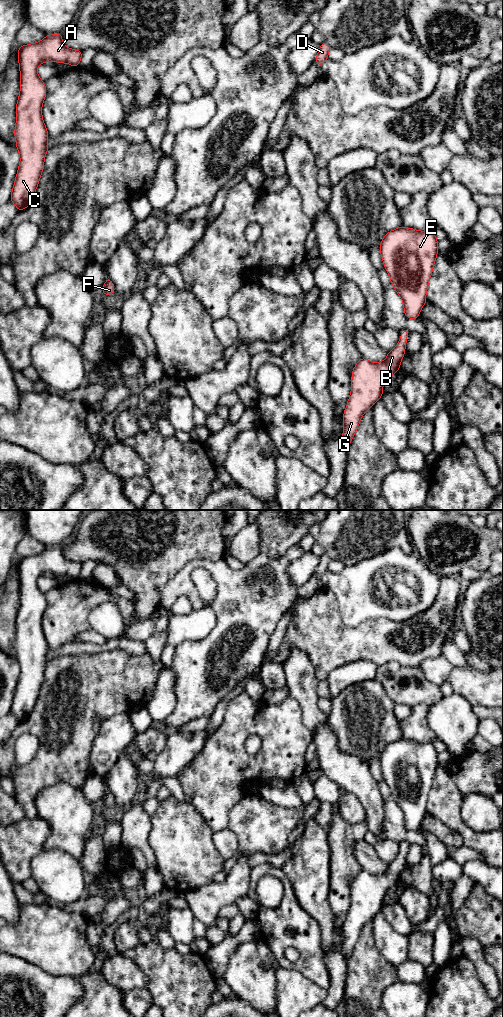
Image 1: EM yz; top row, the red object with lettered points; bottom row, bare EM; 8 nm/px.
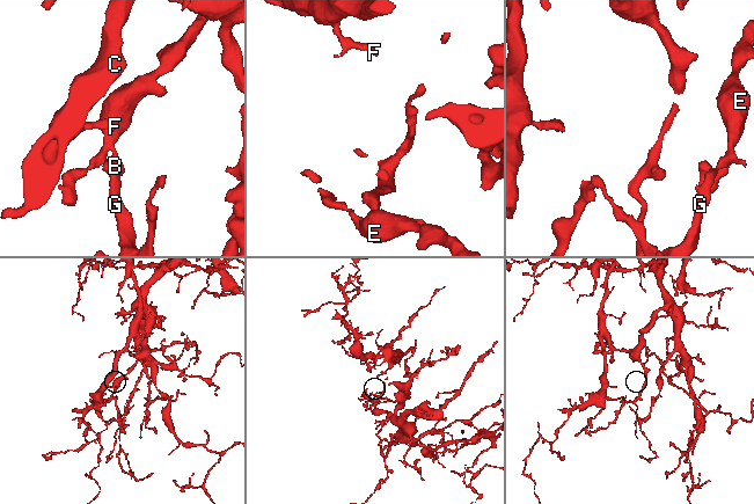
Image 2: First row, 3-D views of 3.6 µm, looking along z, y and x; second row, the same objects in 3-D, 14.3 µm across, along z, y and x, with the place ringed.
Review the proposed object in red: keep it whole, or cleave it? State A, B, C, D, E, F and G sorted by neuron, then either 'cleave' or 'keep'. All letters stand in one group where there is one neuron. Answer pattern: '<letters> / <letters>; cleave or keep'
A B C D E F G; keep

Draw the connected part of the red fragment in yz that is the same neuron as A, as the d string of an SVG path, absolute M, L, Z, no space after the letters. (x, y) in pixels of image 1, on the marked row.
M61 33L46 35L40 42L19 47L20 94L16 104L14 136L20 164L9 199L18 211L30 205L49 149L49 135L42 118L46 86L38 76L37 68L49 61L78 67L81 58L82 51L67 48L63 44Z

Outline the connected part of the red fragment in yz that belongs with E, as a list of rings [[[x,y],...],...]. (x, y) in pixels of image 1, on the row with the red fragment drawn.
[[[400,226],[385,234],[379,248],[391,283],[403,301],[405,316],[418,318],[427,302],[428,283],[438,254],[433,231]]]

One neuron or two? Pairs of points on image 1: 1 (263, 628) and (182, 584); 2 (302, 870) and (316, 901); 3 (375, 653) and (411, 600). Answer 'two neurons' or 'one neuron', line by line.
1: one neuron
2: one neuron
3: two neurons

